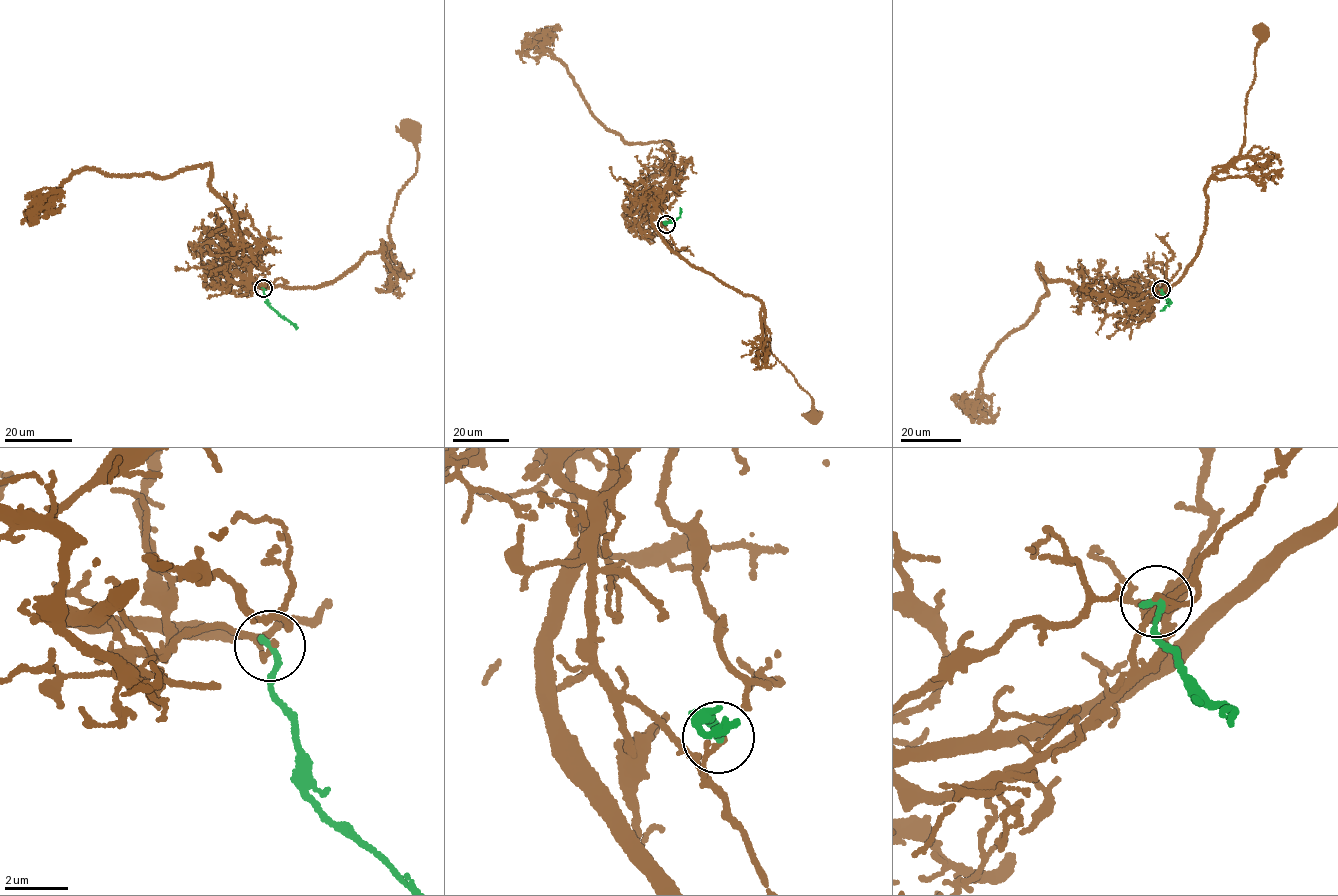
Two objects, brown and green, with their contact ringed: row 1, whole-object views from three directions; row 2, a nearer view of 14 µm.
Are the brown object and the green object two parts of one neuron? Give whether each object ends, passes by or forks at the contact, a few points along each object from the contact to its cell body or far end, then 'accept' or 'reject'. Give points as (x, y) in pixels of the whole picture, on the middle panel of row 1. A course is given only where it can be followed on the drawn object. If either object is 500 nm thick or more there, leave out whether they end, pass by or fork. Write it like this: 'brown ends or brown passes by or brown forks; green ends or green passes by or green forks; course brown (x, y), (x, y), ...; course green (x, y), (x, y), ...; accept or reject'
brown passes by; green ends; course brown (666, 224), (652, 220), (662, 241), (764, 307), (770, 350), (811, 397), (814, 418); course green (666, 224), (679, 218), (679, 208); reject

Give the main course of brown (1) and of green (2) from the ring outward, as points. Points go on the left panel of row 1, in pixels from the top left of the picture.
1: (263, 288), (242, 284), (316, 287), (364, 256), (394, 248), (389, 222), (418, 160), (412, 129)
2: (263, 288), (266, 303), (294, 327)

